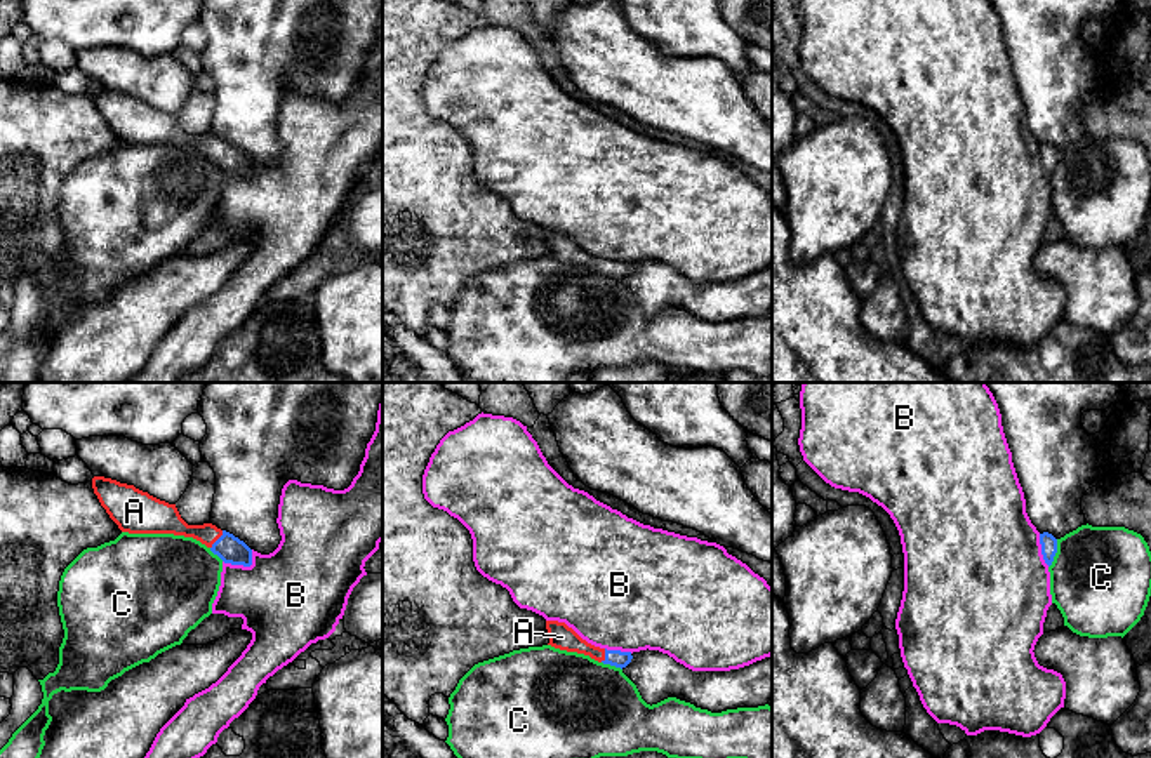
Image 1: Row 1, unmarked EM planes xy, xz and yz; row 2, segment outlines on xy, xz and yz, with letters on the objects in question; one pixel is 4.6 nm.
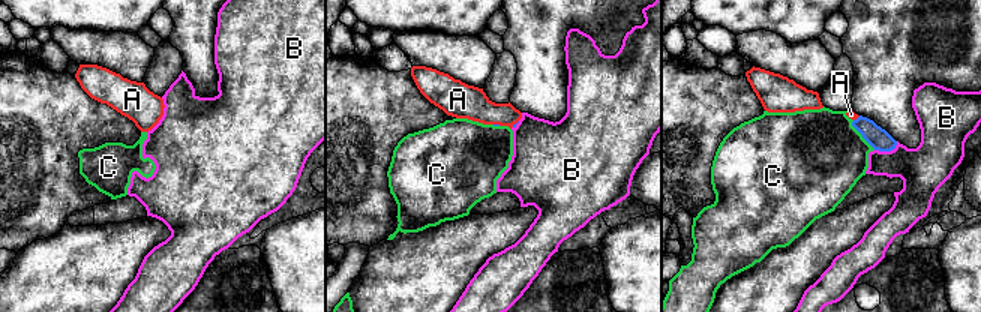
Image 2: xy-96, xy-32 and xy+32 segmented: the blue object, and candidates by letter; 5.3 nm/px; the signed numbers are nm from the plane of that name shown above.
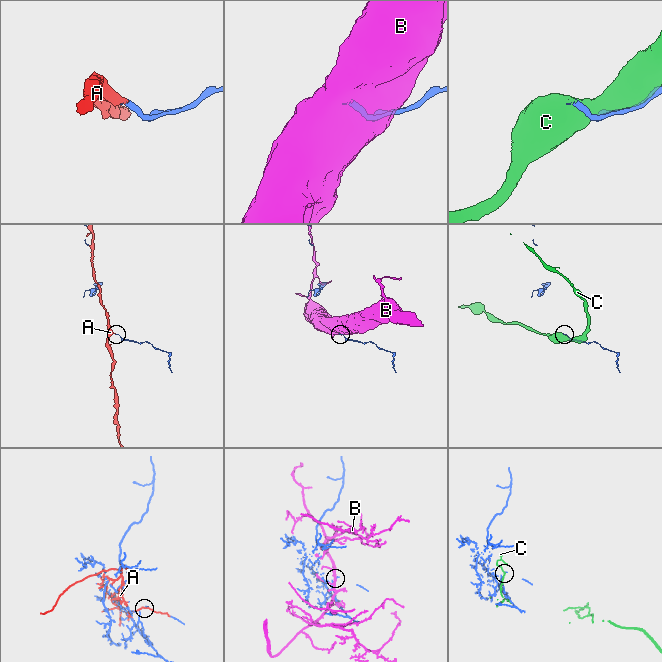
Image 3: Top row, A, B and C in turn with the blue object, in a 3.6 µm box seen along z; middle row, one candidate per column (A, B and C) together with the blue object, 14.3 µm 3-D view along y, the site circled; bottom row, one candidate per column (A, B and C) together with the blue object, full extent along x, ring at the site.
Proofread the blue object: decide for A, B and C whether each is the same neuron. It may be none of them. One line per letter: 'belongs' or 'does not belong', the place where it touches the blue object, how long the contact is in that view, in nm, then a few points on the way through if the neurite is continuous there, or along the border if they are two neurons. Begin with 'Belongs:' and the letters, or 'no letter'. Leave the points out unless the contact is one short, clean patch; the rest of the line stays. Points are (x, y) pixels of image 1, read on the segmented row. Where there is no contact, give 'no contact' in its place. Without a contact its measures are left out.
Belongs: A
A: belongs; meets blue in xy at (218, 539); contact 110 nm long
B: does not belong; meets blue in xy at (244, 565); contact 160 nm long; border along xy (252, 550), (252, 562), (249, 565), (232, 565), (223, 560)
C: does not belong; meets blue in yz at (1054, 553); contact 140 nm long

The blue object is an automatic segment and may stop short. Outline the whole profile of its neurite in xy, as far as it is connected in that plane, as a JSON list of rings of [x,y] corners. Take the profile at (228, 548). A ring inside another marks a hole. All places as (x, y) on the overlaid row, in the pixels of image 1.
[[[94,476],[92,489],[101,506],[122,532],[193,537],[224,563],[252,565],[252,549],[243,541],[212,523],[188,525],[181,518],[176,504],[160,501],[134,485],[104,476]]]

